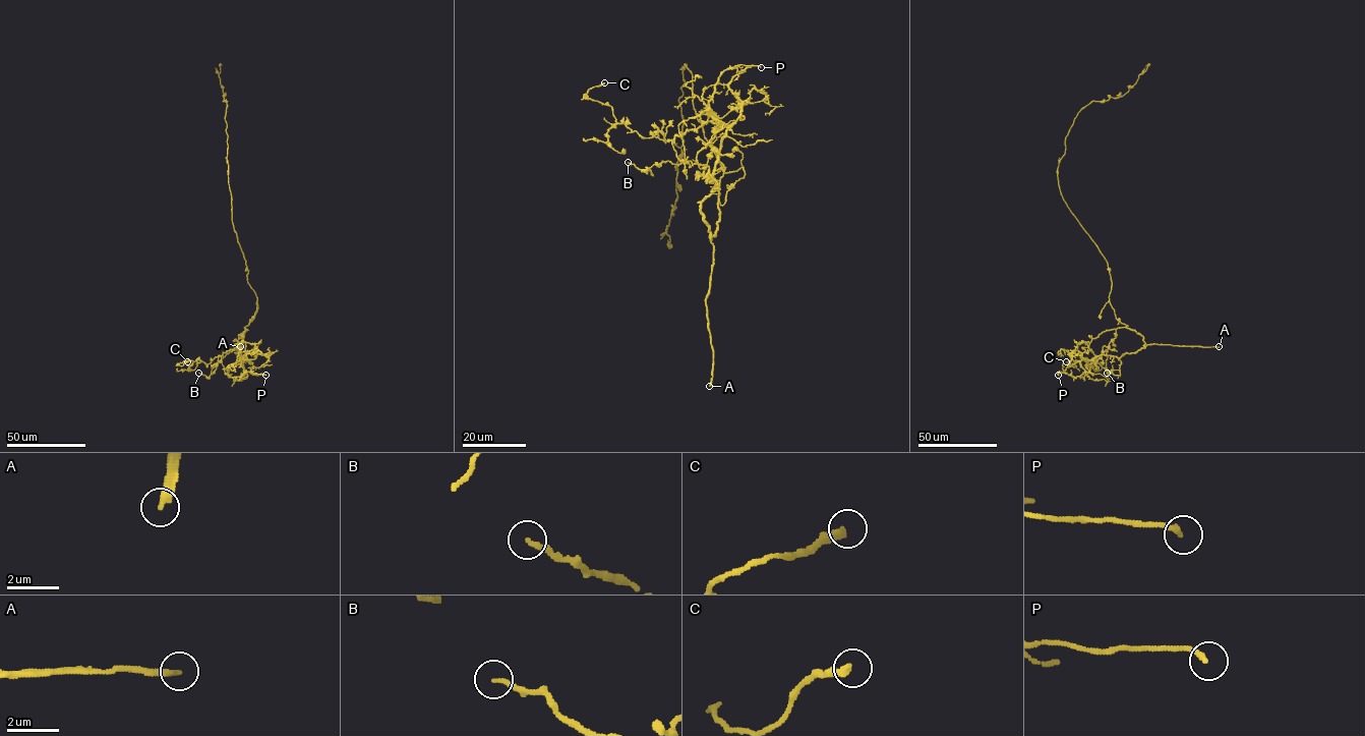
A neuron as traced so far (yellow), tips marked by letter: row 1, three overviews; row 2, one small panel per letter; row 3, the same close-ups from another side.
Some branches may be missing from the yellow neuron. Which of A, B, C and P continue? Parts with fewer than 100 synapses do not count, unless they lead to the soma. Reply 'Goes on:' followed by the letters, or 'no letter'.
Goes on: A

